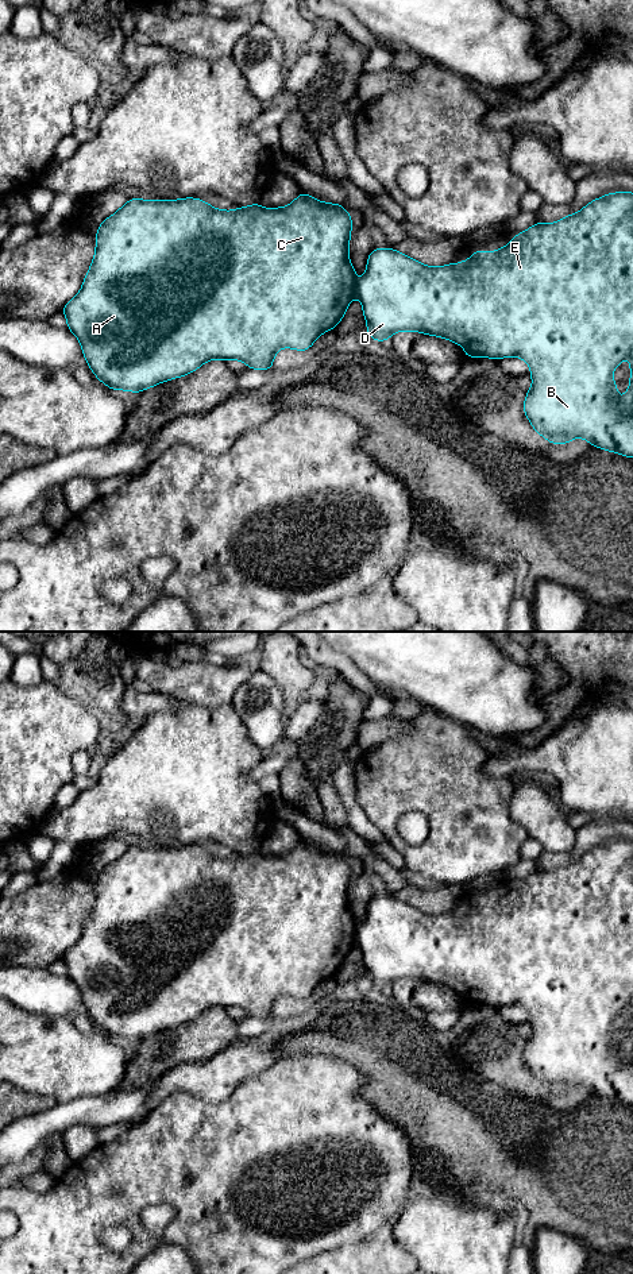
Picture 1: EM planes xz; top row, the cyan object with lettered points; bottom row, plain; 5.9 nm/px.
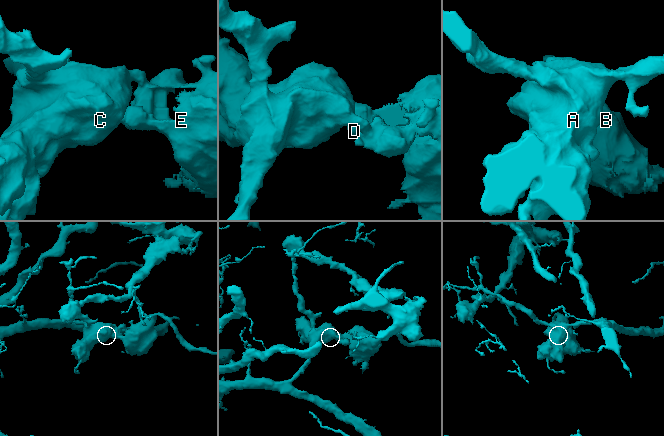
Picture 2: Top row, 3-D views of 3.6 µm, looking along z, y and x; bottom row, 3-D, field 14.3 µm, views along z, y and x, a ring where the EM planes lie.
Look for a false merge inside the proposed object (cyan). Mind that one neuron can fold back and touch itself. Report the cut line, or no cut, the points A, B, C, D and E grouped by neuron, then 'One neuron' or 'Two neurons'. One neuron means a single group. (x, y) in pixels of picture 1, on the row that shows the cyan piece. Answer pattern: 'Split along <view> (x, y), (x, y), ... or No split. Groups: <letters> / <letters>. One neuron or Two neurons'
Split along xz (358, 282), (355, 294). Groups: A C / B D E. Two neurons

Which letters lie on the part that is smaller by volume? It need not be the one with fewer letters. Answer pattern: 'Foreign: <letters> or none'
Foreign: B, D, E

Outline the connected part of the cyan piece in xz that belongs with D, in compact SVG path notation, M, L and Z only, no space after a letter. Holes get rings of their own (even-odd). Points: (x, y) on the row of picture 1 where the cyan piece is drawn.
M618 192L602 196L588 202L579 213L568 215L556 223L536 223L524 232L517 233L507 246L494 250L490 255L486 250L466 259L463 263L451 263L441 267L429 267L393 250L374 248L367 259L364 277L356 283L356 296L363 304L363 316L367 321L367 335L377 341L386 341L400 331L421 332L444 337L462 344L468 358L486 356L502 359L518 356L530 367L533 385L526 393L524 412L533 429L551 444L567 444L574 437L586 439L593 447L633 458L633 193ZM628 356L630 358L630 385L628 393L617 398L617 383L611 379L613 370Z

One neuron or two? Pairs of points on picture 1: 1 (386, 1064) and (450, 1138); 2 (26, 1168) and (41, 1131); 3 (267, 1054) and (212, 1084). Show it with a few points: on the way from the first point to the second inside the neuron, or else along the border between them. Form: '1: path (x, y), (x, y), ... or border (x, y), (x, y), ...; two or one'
1: path (405, 1083), (442, 1119); one
2: border (42, 1143), (14, 1164); two
3: path (254, 1058), (238, 1061), (226, 1070); one

